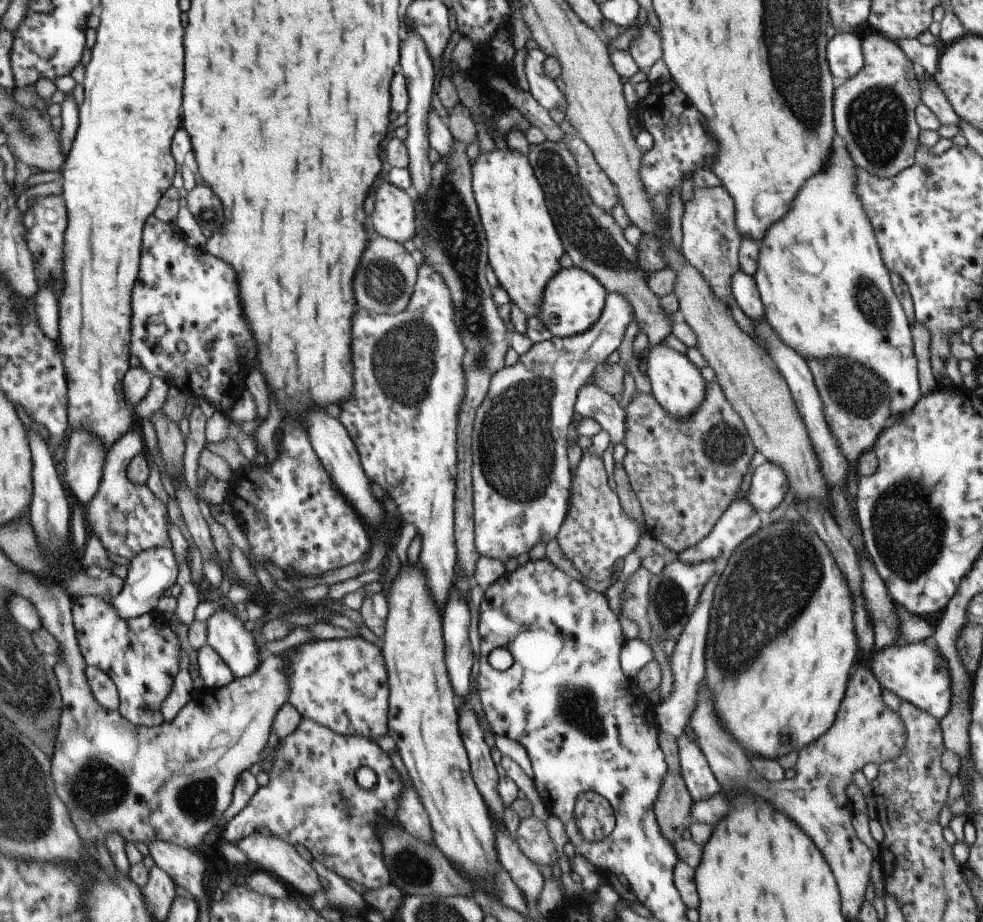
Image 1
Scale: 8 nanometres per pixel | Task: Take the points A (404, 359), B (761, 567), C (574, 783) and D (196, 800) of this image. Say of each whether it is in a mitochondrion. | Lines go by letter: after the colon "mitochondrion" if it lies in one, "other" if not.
A: mitochondrion
B: mitochondrion
C: other
D: mitochondrion

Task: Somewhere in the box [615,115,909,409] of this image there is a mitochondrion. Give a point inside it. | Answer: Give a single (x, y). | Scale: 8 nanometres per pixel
(871, 303)

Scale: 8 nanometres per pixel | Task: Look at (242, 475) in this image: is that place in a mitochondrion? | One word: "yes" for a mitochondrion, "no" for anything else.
no

